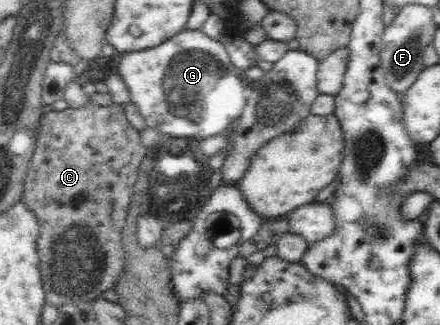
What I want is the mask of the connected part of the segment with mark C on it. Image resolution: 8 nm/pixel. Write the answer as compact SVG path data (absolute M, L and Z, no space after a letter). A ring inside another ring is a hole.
M89 101L81 108L67 108L65 111L47 108L41 117L36 147L30 157L22 195L22 201L34 211L39 222L36 247L47 304L59 308L71 302L92 303L116 285L125 258L122 231L140 163L147 155L148 149L141 143L140 132L129 124L121 105L101 107Z

